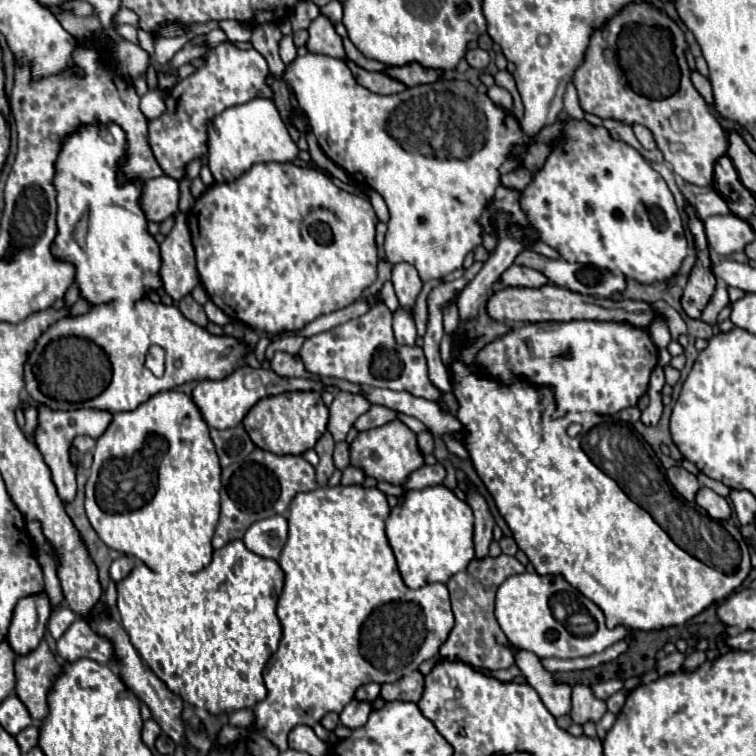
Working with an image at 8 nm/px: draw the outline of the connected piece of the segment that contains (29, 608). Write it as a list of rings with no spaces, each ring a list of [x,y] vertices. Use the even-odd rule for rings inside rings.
[[[36,593],[18,601],[8,629],[8,643],[18,655],[26,655],[38,647],[46,635],[52,605],[46,593]]]

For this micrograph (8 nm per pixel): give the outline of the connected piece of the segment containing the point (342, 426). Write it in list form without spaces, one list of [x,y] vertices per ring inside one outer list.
[[[338,391],[334,397],[334,403],[328,409],[330,409],[328,431],[334,435],[334,441],[344,441],[354,421],[362,413],[366,413],[366,409],[370,409],[370,403],[360,395]]]

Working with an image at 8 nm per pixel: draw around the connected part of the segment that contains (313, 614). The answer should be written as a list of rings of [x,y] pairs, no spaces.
[[[322,485],[322,487],[316,487],[314,491],[298,493],[292,499],[290,507],[288,507],[288,541],[286,541],[286,545],[280,553],[280,559],[278,559],[278,565],[284,571],[284,589],[282,589],[282,595],[278,599],[278,607],[276,607],[276,613],[278,613],[278,619],[282,623],[284,635],[280,639],[278,651],[274,653],[268,667],[264,669],[264,681],[266,681],[268,695],[266,695],[264,701],[256,703],[254,709],[252,709],[254,711],[254,729],[262,737],[266,737],[272,745],[276,745],[278,751],[288,749],[288,733],[296,725],[314,727],[316,723],[320,723],[320,719],[326,713],[330,713],[330,711],[340,713],[354,699],[354,693],[360,685],[370,683],[370,681],[380,683],[380,685],[382,683],[394,683],[400,677],[416,671],[422,661],[436,657],[442,643],[448,639],[450,629],[454,627],[454,617],[452,617],[446,585],[428,583],[419,589],[414,589],[414,591],[404,585],[404,581],[398,573],[398,567],[396,567],[394,553],[392,553],[392,549],[388,545],[388,539],[386,539],[386,533],[384,533],[384,519],[388,517],[388,513],[390,513],[390,505],[386,501],[386,495],[378,487],[362,487],[362,485],[336,485],[336,487]]]

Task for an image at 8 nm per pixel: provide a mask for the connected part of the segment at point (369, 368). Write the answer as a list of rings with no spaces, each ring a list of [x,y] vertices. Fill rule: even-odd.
[[[384,303],[372,305],[370,311],[358,319],[350,319],[344,325],[308,337],[300,349],[300,359],[304,361],[306,371],[318,377],[334,377],[368,387],[408,391],[410,395],[428,401],[440,399],[438,389],[434,389],[428,381],[422,349],[416,345],[398,345],[394,341],[392,311]]]

